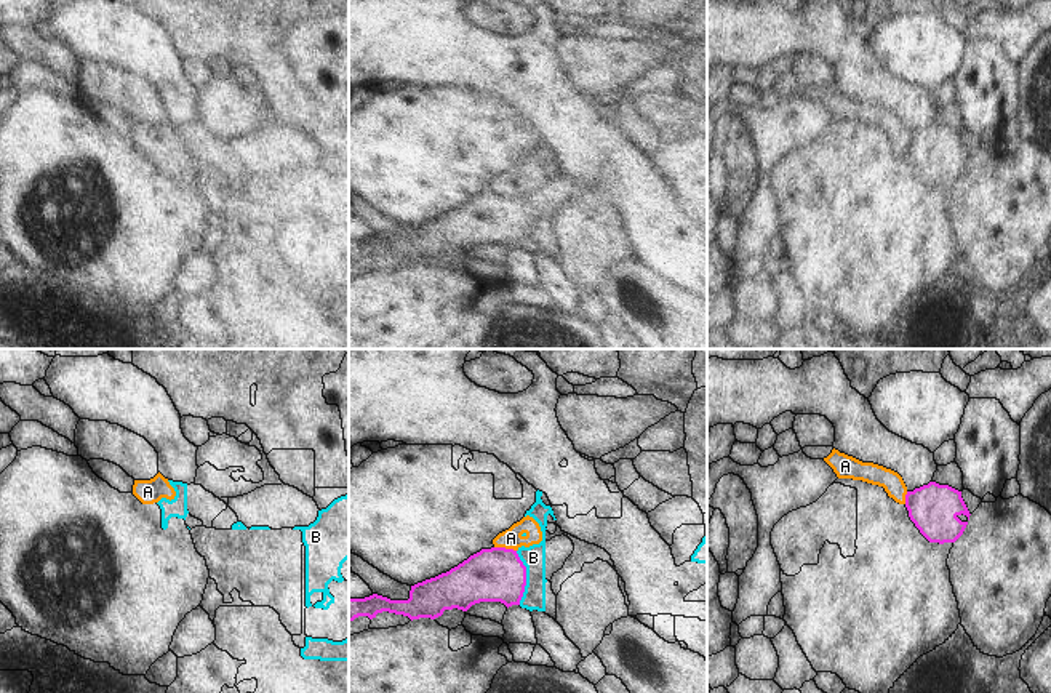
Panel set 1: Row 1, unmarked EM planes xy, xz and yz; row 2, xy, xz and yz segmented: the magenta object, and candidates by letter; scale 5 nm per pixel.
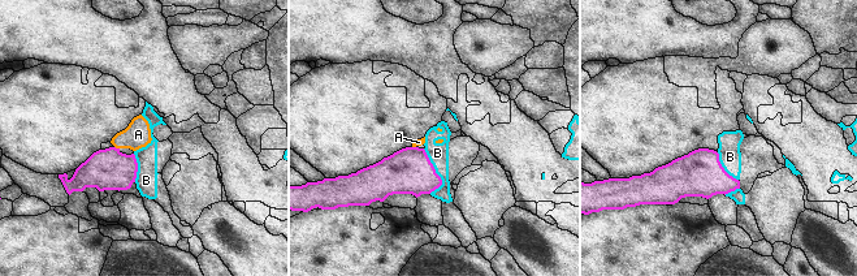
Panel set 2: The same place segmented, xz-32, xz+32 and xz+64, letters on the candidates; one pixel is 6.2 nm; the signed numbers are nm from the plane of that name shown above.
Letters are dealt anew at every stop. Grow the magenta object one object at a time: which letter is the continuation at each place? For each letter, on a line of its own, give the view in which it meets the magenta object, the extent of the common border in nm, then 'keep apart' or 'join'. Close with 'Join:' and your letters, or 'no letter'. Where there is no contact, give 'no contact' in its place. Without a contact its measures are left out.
A: contact in xz; length 110 nm; keep apart
B: contact in xz; length 280 nm; join
Join: B

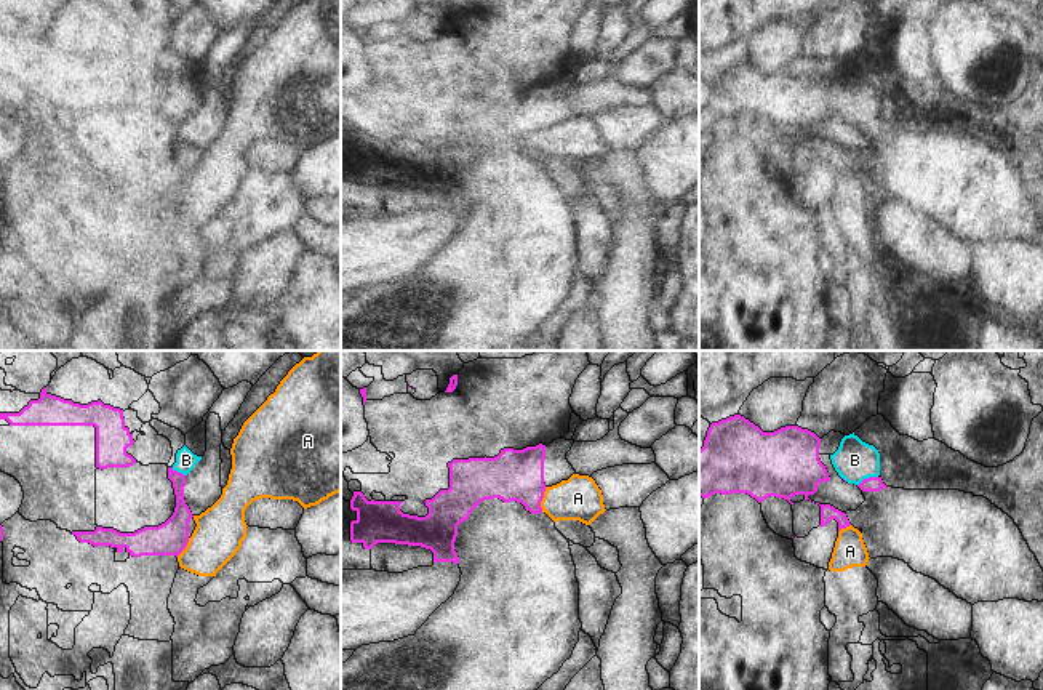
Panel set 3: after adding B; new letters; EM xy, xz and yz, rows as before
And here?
A: contact in xz; length 130 nm; keep apart
B: contact in yz; length 120 nm; join
Join: B

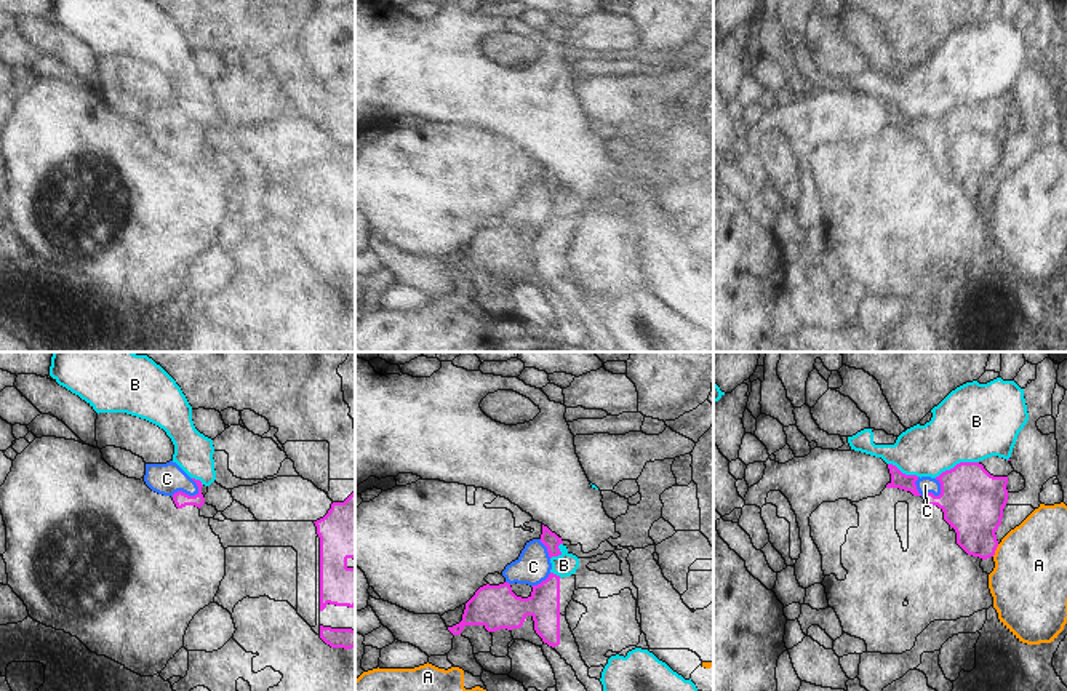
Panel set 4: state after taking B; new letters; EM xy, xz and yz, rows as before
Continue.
A: contact in yz; length 70 nm; keep apart
B: contact in yz; length 240 nm; keep apart
C: contact in yz; length 160 nm; keep apart
Join: no letter

